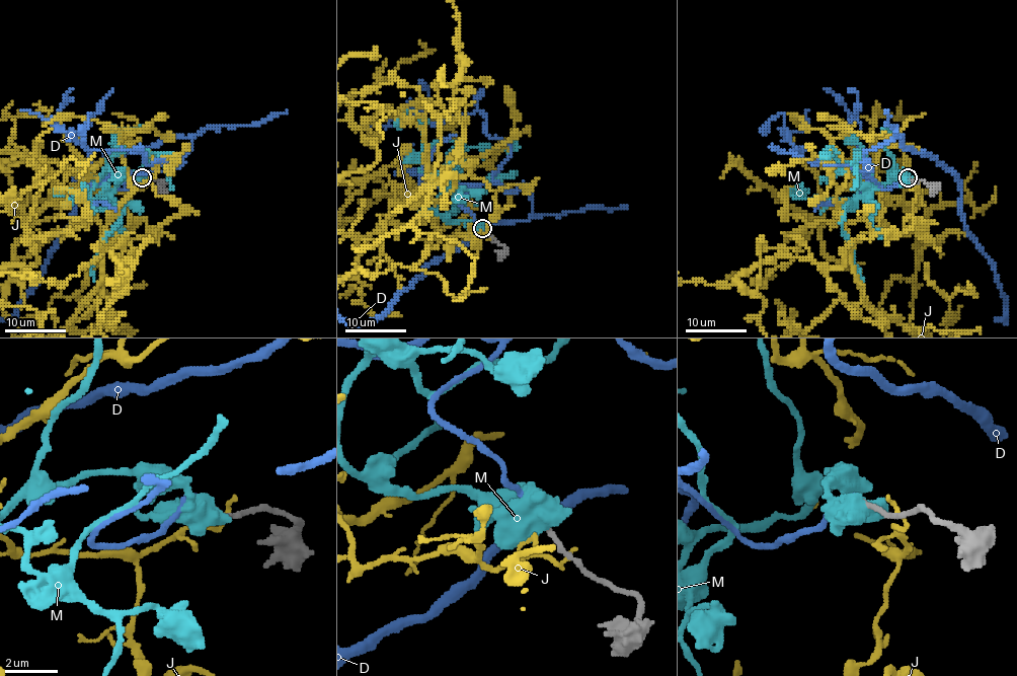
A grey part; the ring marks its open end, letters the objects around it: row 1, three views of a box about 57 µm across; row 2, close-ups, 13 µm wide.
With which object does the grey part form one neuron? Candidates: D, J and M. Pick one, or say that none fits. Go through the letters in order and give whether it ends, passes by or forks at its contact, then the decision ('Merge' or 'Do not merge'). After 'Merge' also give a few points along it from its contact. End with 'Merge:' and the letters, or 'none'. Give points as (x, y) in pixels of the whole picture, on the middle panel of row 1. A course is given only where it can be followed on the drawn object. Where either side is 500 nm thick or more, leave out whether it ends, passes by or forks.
D: It ends there. Merge
J: It ends there. Do not merge
M: Do not merge
Merge: D

